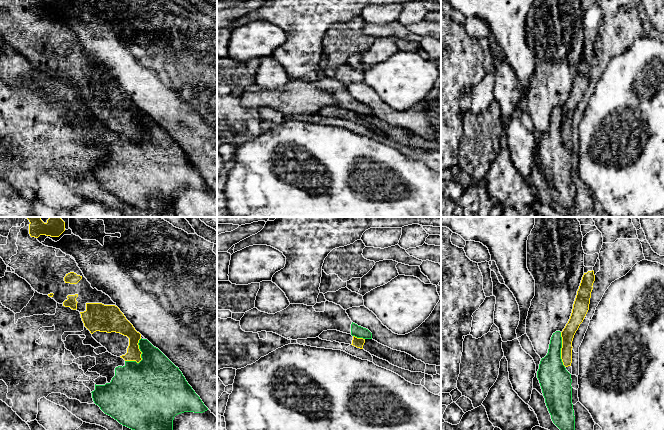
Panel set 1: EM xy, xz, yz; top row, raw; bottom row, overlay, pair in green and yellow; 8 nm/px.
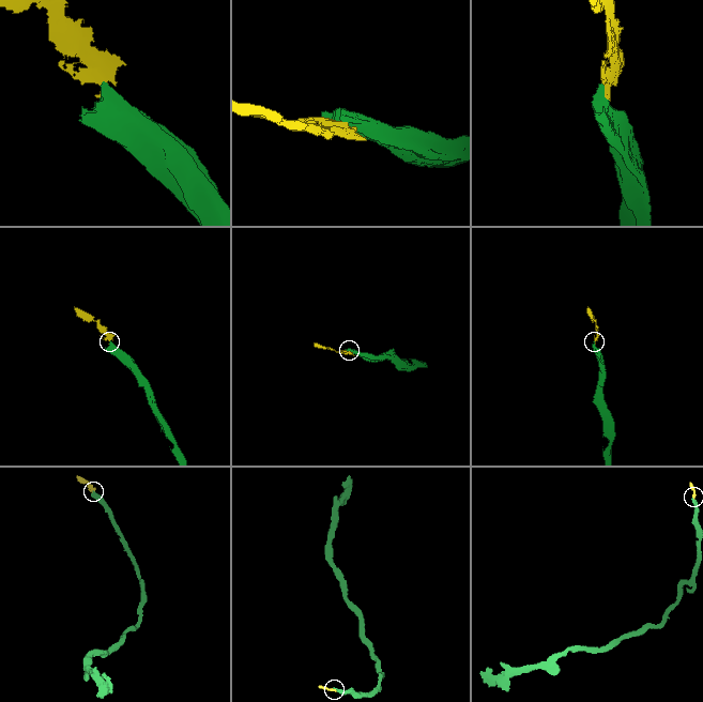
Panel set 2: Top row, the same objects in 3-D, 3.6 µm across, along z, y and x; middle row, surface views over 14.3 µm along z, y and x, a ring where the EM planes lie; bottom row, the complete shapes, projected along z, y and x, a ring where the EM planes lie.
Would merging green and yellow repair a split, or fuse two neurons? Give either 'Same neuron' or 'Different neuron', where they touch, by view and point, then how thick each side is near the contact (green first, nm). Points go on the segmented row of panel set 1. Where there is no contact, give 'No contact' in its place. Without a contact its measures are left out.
Different neuron. Touches green at xy (141, 357). Thickness 440 nm (green) against 110 nm

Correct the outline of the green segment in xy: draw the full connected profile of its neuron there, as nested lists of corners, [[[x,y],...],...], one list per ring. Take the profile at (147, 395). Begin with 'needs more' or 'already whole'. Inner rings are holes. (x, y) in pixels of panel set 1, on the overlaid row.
needs more | [[[68,335],[66,337],[66,340],[63,341],[65,344],[65,348],[69,350],[72,355],[75,357],[75,359],[79,357],[86,357],[91,356],[96,358],[96,365],[92,367],[91,369],[88,369],[89,372],[97,372],[100,376],[107,378],[107,383],[105,385],[96,385],[95,384],[95,390],[92,391],[92,398],[96,405],[100,407],[100,409],[107,415],[111,416],[115,420],[117,420],[120,424],[123,426],[126,426],[132,430],[173,430],[173,420],[174,417],[178,414],[184,413],[184,412],[194,412],[194,413],[203,413],[208,410],[208,408],[204,405],[200,397],[195,393],[195,391],[192,389],[192,387],[188,384],[185,377],[183,376],[182,372],[179,370],[178,367],[176,367],[158,348],[154,347],[147,339],[140,339],[139,340],[139,349],[142,352],[141,358],[142,360],[137,363],[136,361],[125,361],[121,357],[117,357],[112,355],[109,352],[105,352],[102,354],[97,355],[94,350],[96,348],[92,347],[91,345],[84,345],[83,340],[85,338],[81,338],[79,335]]]

